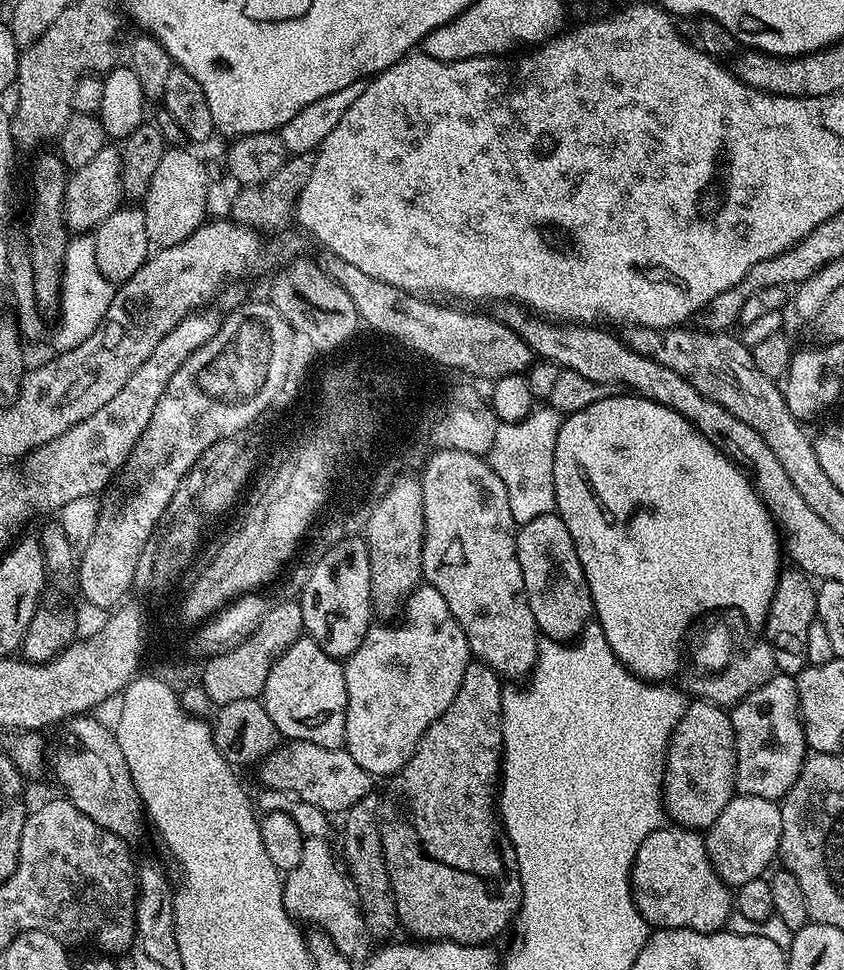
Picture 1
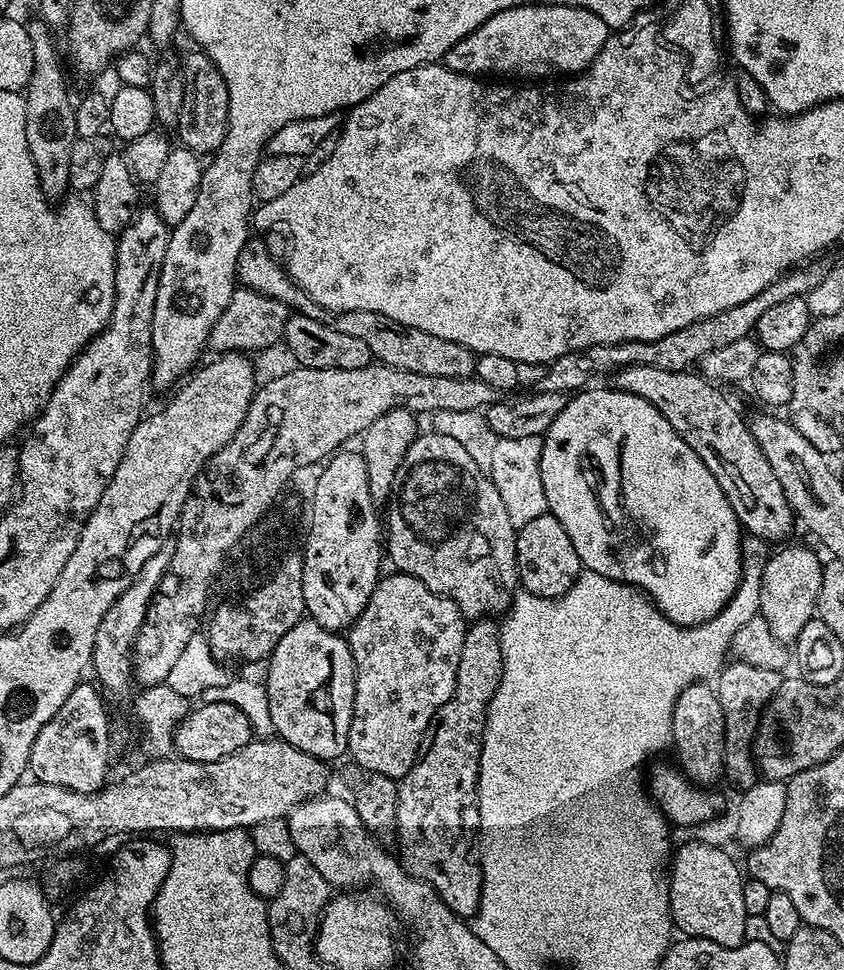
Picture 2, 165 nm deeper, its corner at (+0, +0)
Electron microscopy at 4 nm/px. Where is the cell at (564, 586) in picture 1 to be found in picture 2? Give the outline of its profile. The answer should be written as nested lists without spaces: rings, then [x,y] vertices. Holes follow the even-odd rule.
[[[551,514],[533,518],[526,526],[518,529],[516,534],[516,569],[520,571],[519,587],[523,591],[550,598],[566,594],[570,586],[580,576],[582,565],[570,534],[566,534],[562,522]]]

